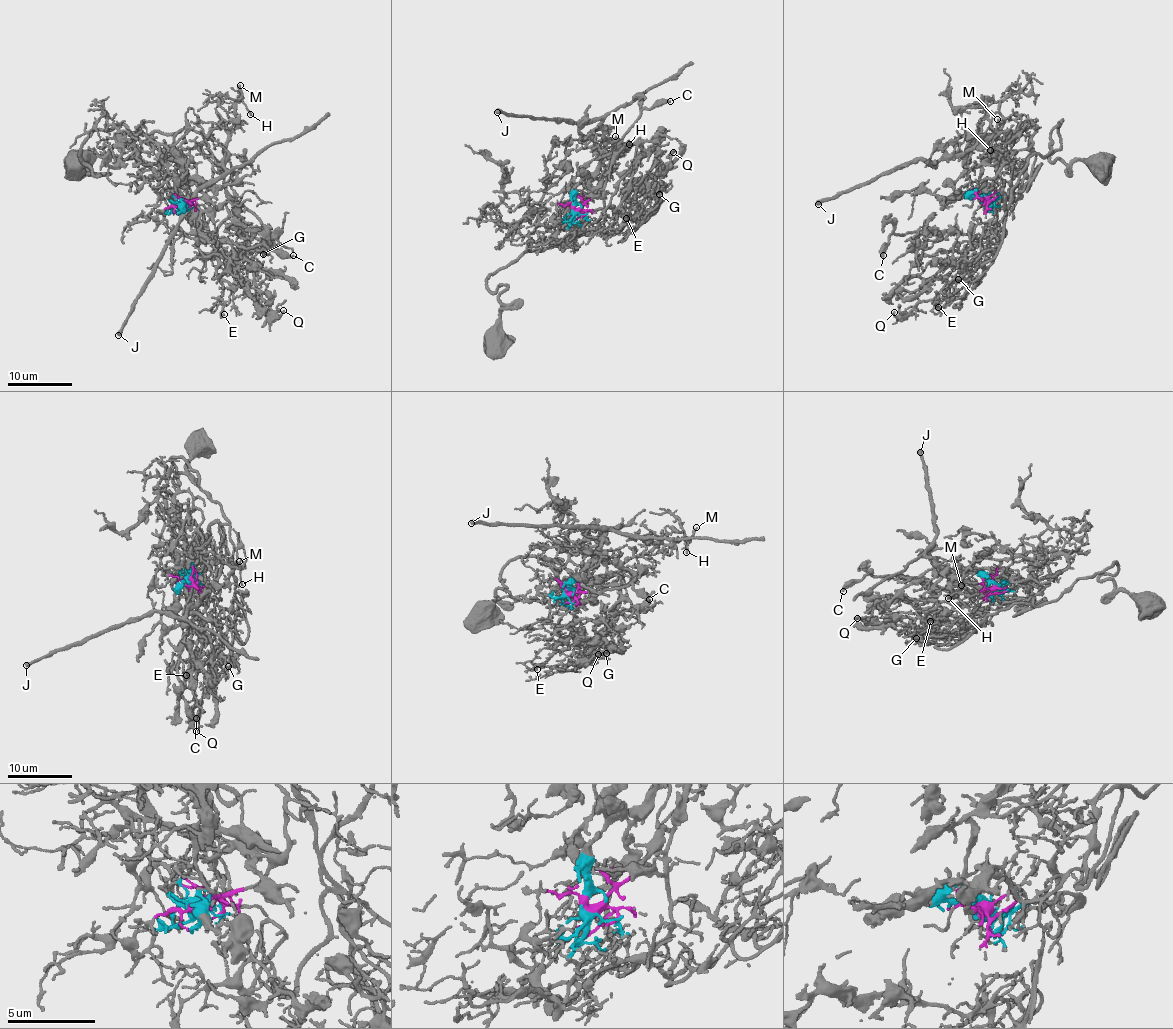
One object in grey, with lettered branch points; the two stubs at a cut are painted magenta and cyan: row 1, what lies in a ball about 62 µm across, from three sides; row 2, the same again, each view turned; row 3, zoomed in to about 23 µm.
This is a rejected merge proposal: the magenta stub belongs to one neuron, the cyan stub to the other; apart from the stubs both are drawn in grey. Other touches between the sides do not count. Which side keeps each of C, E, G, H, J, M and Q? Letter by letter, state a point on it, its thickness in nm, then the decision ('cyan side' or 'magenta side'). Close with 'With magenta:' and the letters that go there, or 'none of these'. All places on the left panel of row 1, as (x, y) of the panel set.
C: place (293, 255); calibre 240 nm; cyan side
E: place (224, 314); calibre 130 nm; cyan side
G: place (263, 254); calibre 100 nm; cyan side
H: place (250, 114); calibre 110 nm; magenta side
J: place (118, 335); calibre 400 nm; magenta side
M: place (240, 85); calibre 150 nm; magenta side
Q: place (283, 310); calibre 130 nm; cyan side
With magenta: H, J, M

